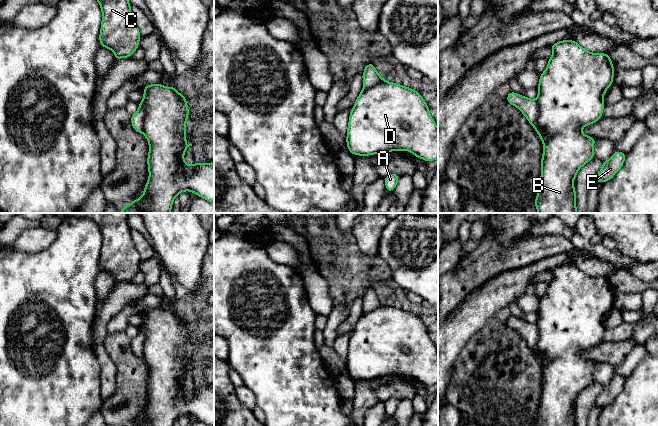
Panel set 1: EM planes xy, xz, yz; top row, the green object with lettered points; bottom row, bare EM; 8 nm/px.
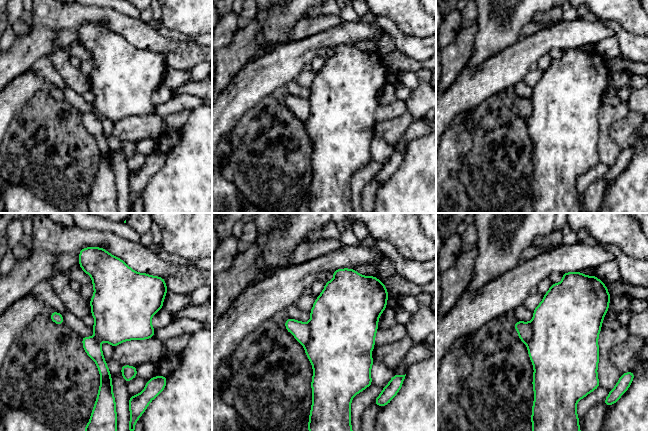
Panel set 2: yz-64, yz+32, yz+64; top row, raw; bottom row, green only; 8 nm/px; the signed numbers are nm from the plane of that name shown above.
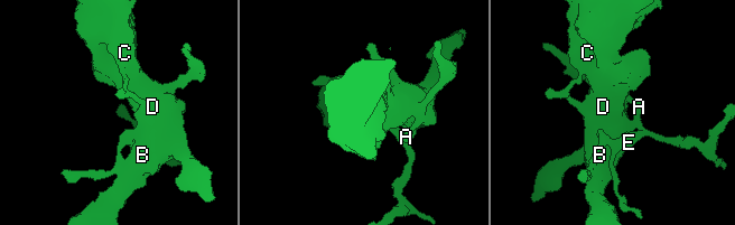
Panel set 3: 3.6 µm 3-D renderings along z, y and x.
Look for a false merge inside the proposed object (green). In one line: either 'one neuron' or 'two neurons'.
one neuron

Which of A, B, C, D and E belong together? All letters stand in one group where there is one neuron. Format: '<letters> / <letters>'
A B C D E

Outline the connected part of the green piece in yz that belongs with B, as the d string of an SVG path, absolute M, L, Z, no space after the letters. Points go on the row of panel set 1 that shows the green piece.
M562 40L552 44L550 48L553 55L548 59L545 71L540 74L537 99L533 100L510 91L506 101L522 112L543 142L541 177L534 201L537 212L577 213L576 190L573 181L579 169L595 157L593 147L596 141L596 138L584 135L581 129L602 118L605 106L603 97L606 90L613 84L615 68L607 53L589 52L575 40Z

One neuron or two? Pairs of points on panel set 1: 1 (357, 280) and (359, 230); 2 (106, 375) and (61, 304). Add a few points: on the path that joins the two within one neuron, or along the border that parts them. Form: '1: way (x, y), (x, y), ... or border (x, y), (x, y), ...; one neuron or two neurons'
1: border (351, 231), (362, 252), (377, 255); two neurons
2: border (92, 339), (92, 350), (100, 368), (101, 385); two neurons

